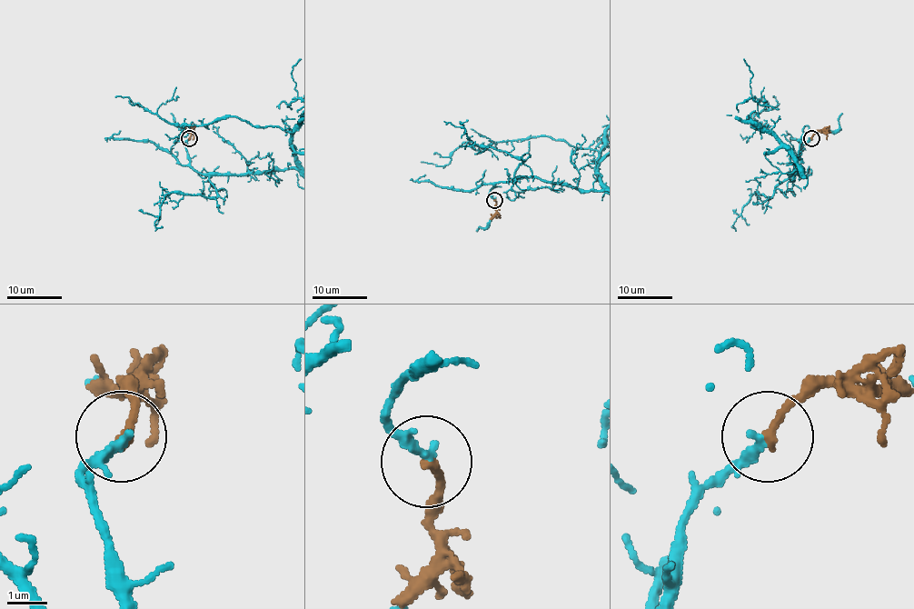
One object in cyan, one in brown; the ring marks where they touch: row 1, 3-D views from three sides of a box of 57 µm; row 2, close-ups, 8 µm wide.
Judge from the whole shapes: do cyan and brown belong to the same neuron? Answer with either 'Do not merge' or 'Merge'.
Merge

